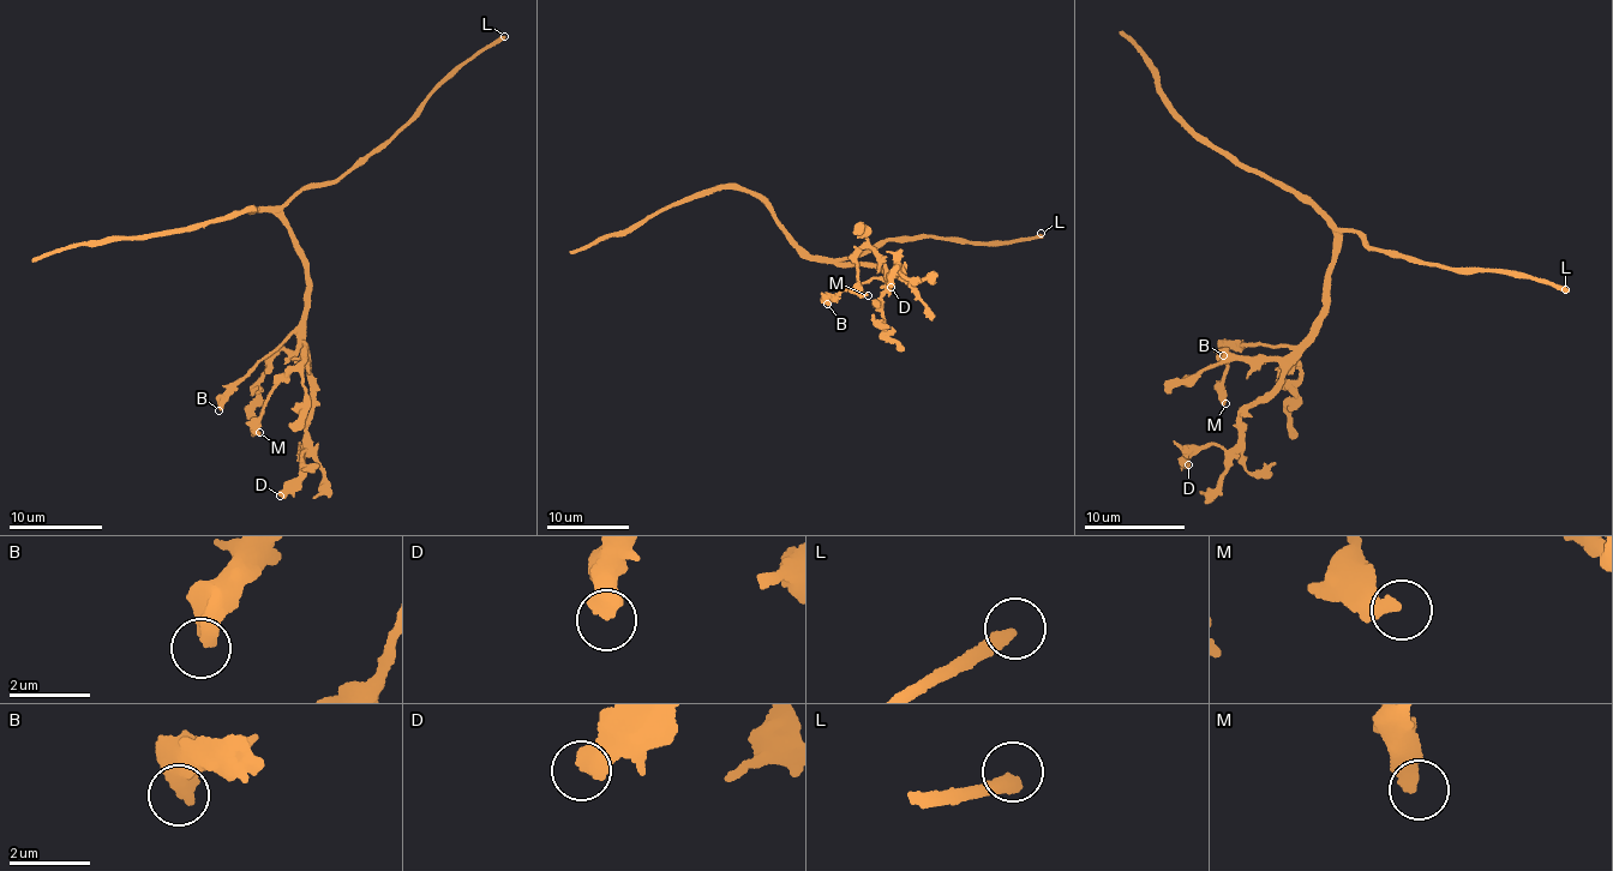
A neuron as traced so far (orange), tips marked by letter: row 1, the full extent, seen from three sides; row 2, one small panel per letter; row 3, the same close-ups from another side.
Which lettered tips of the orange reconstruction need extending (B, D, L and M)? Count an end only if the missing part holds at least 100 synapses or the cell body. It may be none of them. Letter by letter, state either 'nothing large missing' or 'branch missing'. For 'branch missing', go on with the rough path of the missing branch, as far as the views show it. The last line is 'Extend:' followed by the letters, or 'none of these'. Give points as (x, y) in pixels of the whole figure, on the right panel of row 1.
B: nothing large missing
D: nothing large missing
L: branch missing
M: nothing large missing
Extend: L

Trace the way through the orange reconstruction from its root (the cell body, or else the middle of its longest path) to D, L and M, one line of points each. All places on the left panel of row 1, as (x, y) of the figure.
D: (268, 208), (288, 229), (304, 262), (306, 293), (301, 326), (315, 382), (310, 442), (298, 480), (280, 496)
L: (268, 208), (365, 163), (415, 120), (451, 73), (504, 36)
M: (268, 208), (288, 229), (304, 262), (306, 307), (300, 338), (309, 348), (300, 365), (271, 390), (259, 432)

